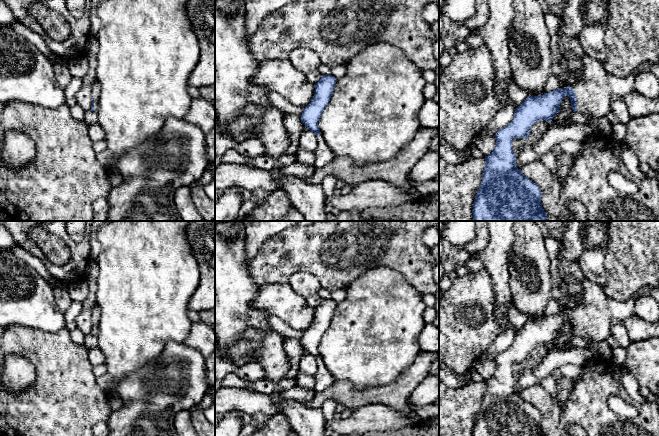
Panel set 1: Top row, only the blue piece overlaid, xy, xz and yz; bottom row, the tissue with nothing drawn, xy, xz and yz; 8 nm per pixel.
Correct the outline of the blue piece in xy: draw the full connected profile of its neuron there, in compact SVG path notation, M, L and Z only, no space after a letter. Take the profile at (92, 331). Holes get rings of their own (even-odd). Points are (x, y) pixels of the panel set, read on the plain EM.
M95 306L92 312L92 330L91 330L91 335L97 336L98 334L98 321L100 318L100 309L98 306Z

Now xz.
M331 298L323 299L315 308L314 320L311 326L303 332L301 339L301 346L308 352L308 354L314 356L316 359L318 367L314 376L314 390L316 392L322 392L328 389L335 381L334 377L330 374L321 359L318 346L322 336L330 325L336 306L337 302Z

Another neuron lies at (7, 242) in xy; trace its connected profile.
M0 225L0 250L10 250L16 245L11 233Z

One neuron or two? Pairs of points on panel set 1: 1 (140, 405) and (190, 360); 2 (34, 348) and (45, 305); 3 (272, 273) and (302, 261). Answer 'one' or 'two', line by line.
1: one
2: two
3: one

